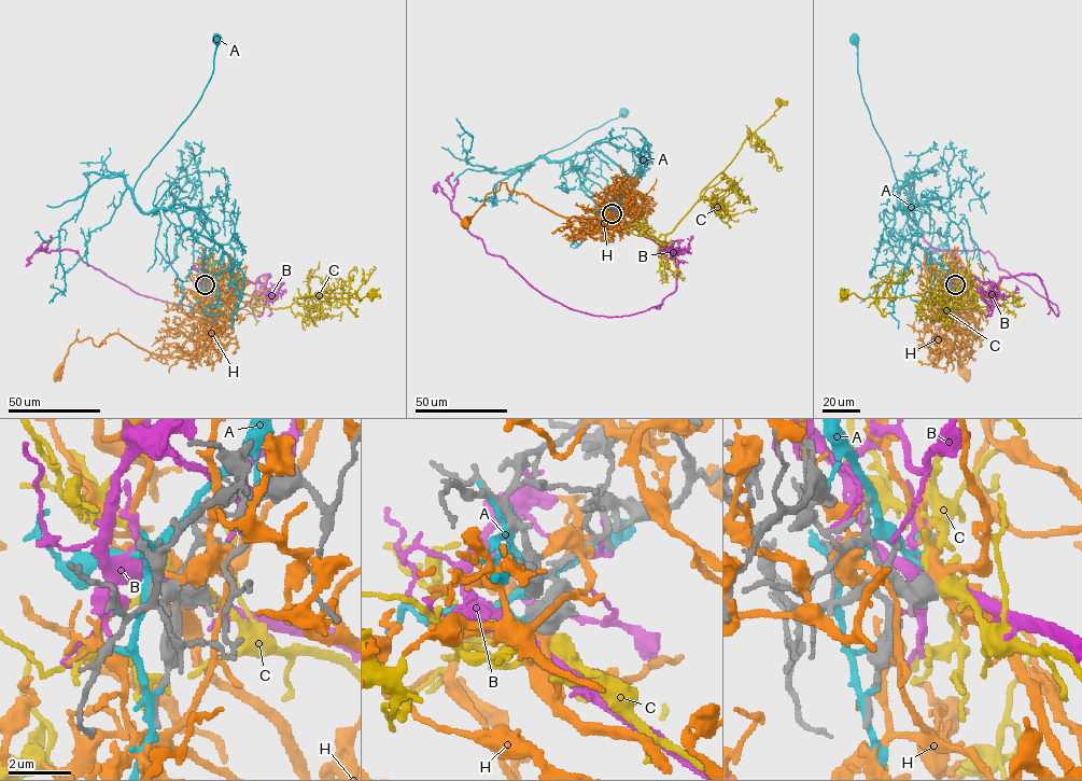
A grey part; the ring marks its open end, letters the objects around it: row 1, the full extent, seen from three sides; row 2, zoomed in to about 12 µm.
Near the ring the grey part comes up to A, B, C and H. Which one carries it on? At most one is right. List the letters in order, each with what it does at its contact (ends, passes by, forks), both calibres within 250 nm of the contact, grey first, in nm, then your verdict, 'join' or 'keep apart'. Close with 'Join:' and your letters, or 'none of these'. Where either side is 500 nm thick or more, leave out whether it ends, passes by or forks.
A: 800/160 nm | keep apart
B: 600/360 nm | keep apart
C: 600/280 nm | join
H: 750/320 nm | keep apart
Join: C

